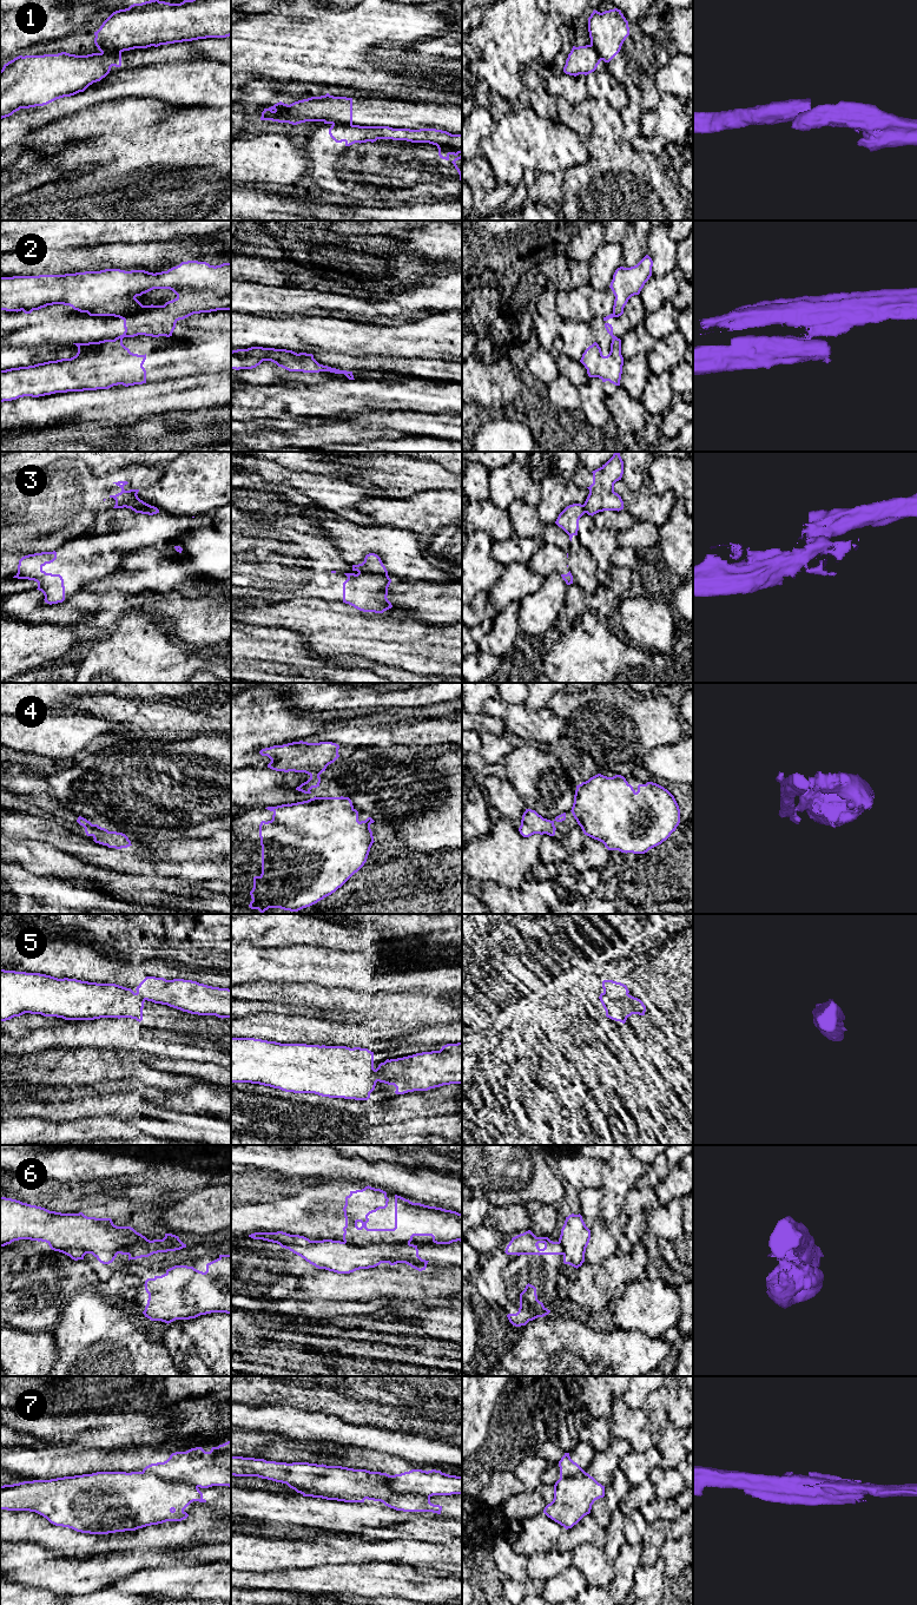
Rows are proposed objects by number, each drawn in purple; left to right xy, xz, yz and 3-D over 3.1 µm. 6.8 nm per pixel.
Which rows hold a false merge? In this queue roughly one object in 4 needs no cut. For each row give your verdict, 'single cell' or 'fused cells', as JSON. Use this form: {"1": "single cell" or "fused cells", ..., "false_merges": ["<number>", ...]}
{"1": "fused cells", "2": "fused cells", "3": "fused cells", "4": "fused cells", "5": "single cell", "6": "fused cells", "7": "fused cells", "false_merges": ["1", "2", "3", "4", "6", "7"]}

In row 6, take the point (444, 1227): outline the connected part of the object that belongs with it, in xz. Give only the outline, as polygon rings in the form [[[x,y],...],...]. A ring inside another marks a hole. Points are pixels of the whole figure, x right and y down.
[[[365,1186],[350,1191],[343,1208],[343,1241],[350,1244],[410,1243],[414,1236],[431,1236],[436,1244],[462,1242],[462,1213],[413,1203],[395,1195],[395,1228],[368,1229],[368,1216],[388,1206],[387,1192]]]

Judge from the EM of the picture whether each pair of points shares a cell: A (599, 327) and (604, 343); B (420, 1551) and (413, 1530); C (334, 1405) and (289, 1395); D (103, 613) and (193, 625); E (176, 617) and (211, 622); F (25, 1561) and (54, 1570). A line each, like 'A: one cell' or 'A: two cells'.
A: one cell
B: two cells
C: one cell
D: one cell
E: one cell
F: one cell

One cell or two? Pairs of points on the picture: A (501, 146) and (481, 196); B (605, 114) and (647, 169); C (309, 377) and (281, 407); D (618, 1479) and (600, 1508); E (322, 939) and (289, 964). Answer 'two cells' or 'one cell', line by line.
A: two cells
B: one cell
C: two cells
D: one cell
E: two cells

